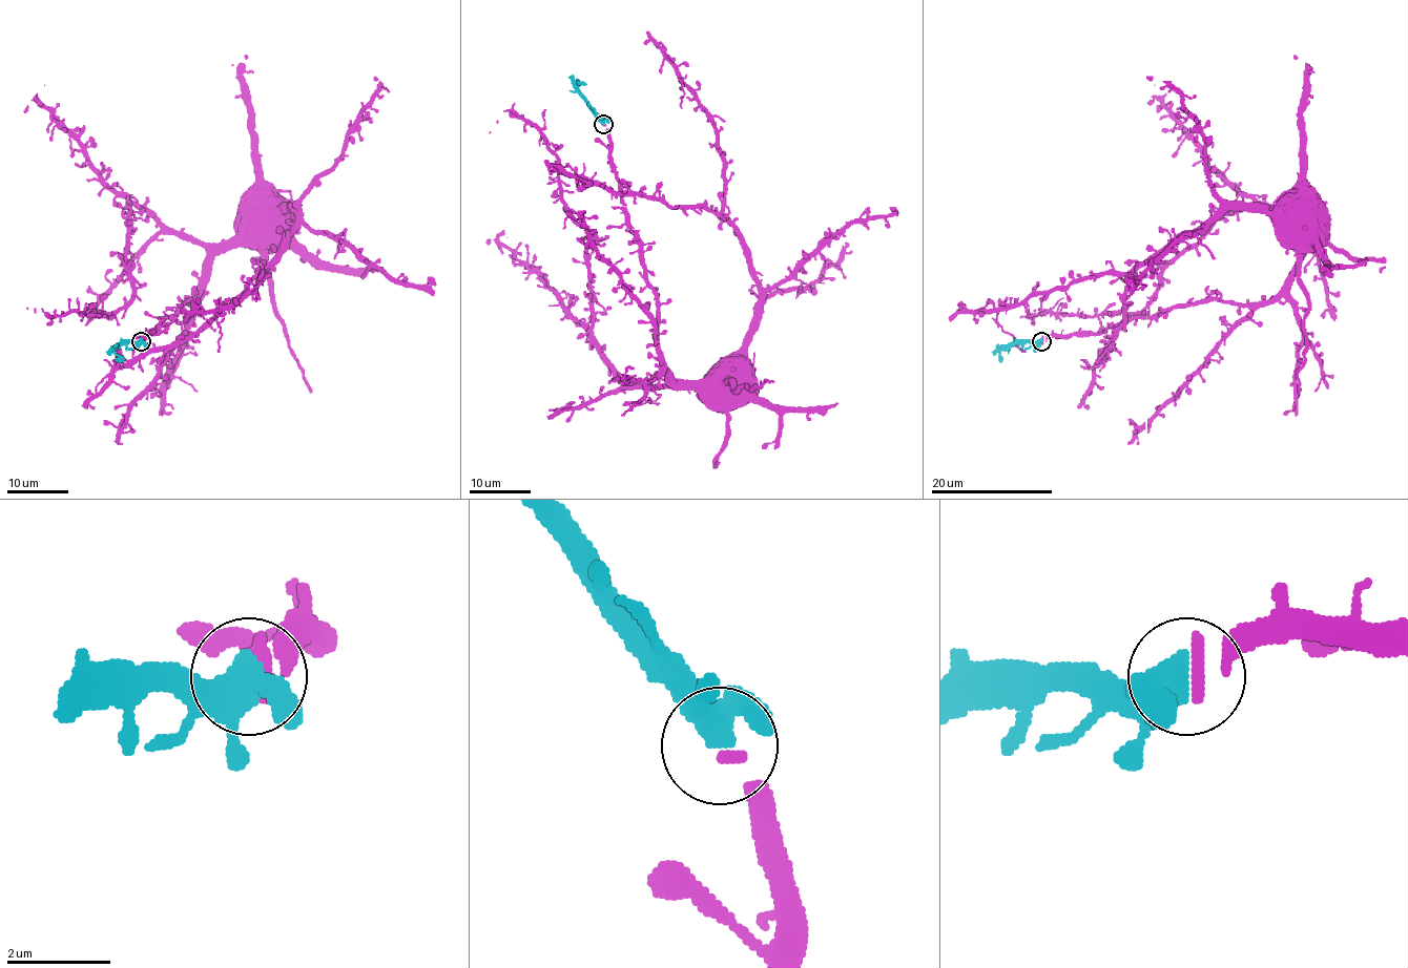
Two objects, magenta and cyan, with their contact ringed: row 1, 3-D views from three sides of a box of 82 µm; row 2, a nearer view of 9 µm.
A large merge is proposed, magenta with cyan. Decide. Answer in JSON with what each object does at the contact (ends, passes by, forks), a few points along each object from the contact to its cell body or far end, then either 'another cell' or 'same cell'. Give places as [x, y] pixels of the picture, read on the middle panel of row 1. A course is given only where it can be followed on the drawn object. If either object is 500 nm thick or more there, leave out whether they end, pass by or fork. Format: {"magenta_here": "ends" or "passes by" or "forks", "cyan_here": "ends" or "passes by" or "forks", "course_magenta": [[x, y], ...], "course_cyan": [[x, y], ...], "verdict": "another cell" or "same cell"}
{"magenta_here": "ends", "cyan_here": "passes by", "course_magenta": [[603, 124], [629, 231], [655, 295], [657, 352], [663, 366], [677, 380], [721, 376]], "course_cyan": [[603, 124], [576, 83], [586, 85]], "verdict": "same cell"}

